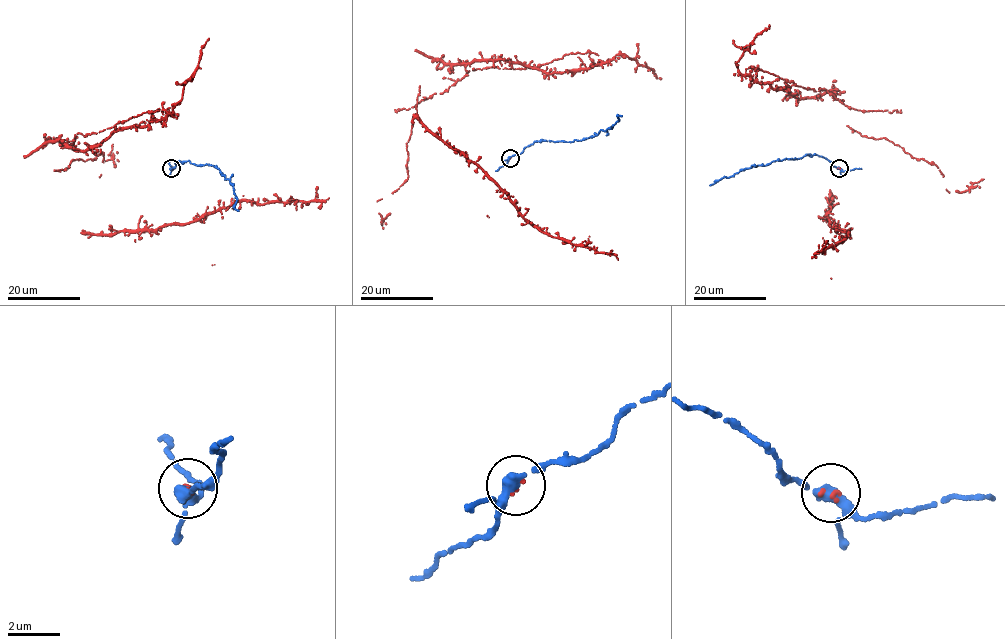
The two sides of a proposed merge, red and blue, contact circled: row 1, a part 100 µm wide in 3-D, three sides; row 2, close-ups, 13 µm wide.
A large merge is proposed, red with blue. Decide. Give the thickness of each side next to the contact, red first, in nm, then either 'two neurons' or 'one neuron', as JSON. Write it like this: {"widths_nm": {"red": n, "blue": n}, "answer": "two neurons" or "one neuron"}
{"widths_nm": {"red": 150, "blue": 280}, "answer": "one neuron"}

